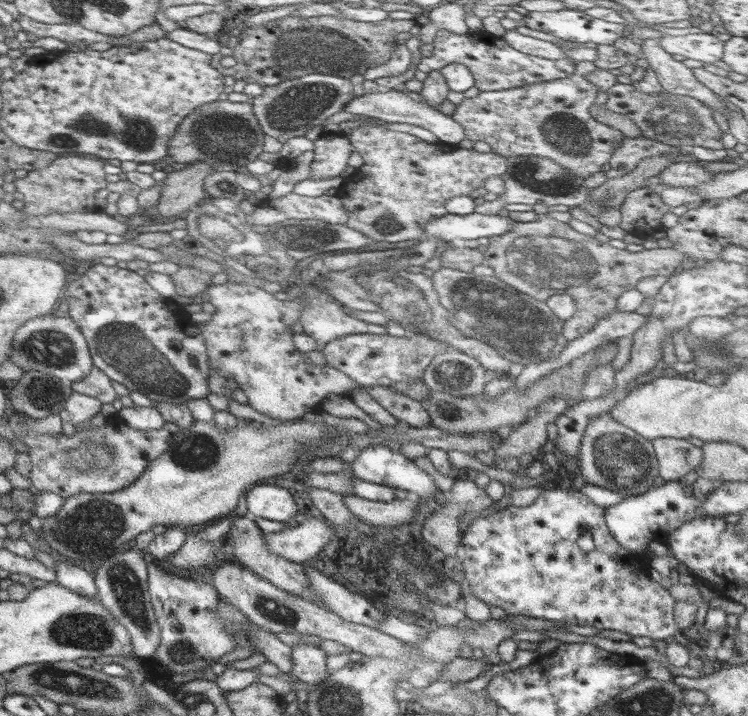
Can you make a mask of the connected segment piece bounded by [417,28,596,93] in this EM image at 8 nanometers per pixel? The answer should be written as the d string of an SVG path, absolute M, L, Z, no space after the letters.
M435 30L431 55L421 57L417 70L426 75L431 71L438 71L443 66L457 63L465 66L474 79L474 87L480 92L490 92L520 88L535 82L551 82L566 78L574 74L574 65L577 62L592 62L596 59L596 49L578 46L565 50L565 56L559 60L547 60L539 56L529 56L523 52L513 50L505 40L491 36L489 32L472 32L467 36L453 34L449 30Z

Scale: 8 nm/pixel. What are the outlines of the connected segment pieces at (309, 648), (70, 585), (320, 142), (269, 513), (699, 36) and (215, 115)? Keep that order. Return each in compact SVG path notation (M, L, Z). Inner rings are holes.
M299 644L292 647L291 663L289 674L292 678L297 678L305 682L309 688L319 684L321 678L325 678L330 671L325 667L326 654L318 646Z
M56 562L55 582L78 596L97 600L93 578L85 570L67 562Z
M337 134L331 137L319 137L312 142L313 162L307 178L317 177L328 179L339 176L345 168L347 161L354 149L346 136Z
M263 483L248 489L245 500L249 516L275 522L287 522L295 515L300 516L291 494L275 484Z
M700 30L685 36L663 36L658 38L658 43L665 52L698 60L703 66L715 64L723 54L724 45L715 32L705 33Z
M217 99L195 108L181 120L169 140L167 156L171 157L173 162L185 166L193 162L205 162L211 167L243 170L261 148L263 135L252 114L251 104Z

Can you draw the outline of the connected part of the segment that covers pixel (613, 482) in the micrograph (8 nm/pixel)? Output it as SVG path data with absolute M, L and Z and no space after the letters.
M609 412L587 420L577 457L579 472L585 483L617 492L624 497L643 494L658 476L656 456L650 441L615 422Z

